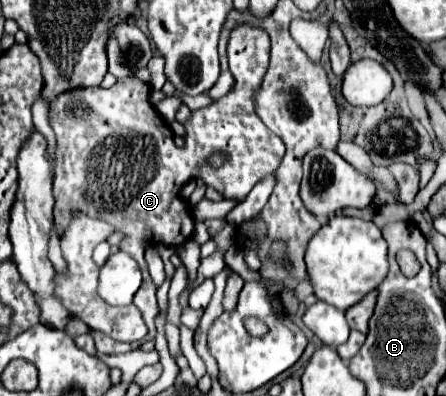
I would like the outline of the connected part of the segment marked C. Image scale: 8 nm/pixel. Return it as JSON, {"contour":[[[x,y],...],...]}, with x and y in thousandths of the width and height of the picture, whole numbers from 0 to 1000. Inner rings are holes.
{"contour":[[[540,63],[536,73],[527,68],[509,139],[527,194],[527,225],[473,270],[428,285],[428,301],[415,311],[419,346],[408,374],[388,361],[383,321],[334,260],[339,215],[298,189],[267,199],[249,225],[177,220],[137,235],[110,275],[110,311],[128,351],[119,457],[119,558],[128,598],[137,604],[146,588],[155,553],[164,553],[164,533],[191,533],[204,553],[226,553],[276,588],[267,634],[294,644],[321,689],[321,715],[303,740],[298,770],[321,790],[321,811],[334,831],[325,861],[348,856],[348,795],[357,780],[348,720],[334,689],[325,689],[321,629],[325,614],[374,624],[415,614],[406,583],[406,568],[415,563],[415,508],[397,503],[401,477],[424,452],[446,449],[460,467],[482,472],[504,503],[545,508],[576,457],[621,432],[639,391],[635,356],[590,316],[567,275],[567,235],[585,215],[603,164],[603,88],[554,63]],[[339,361],[352,376],[352,391],[343,391],[343,422],[321,422],[330,376],[339,396]],[[491,376],[513,391],[513,412],[496,427],[473,427],[464,396]]]}

